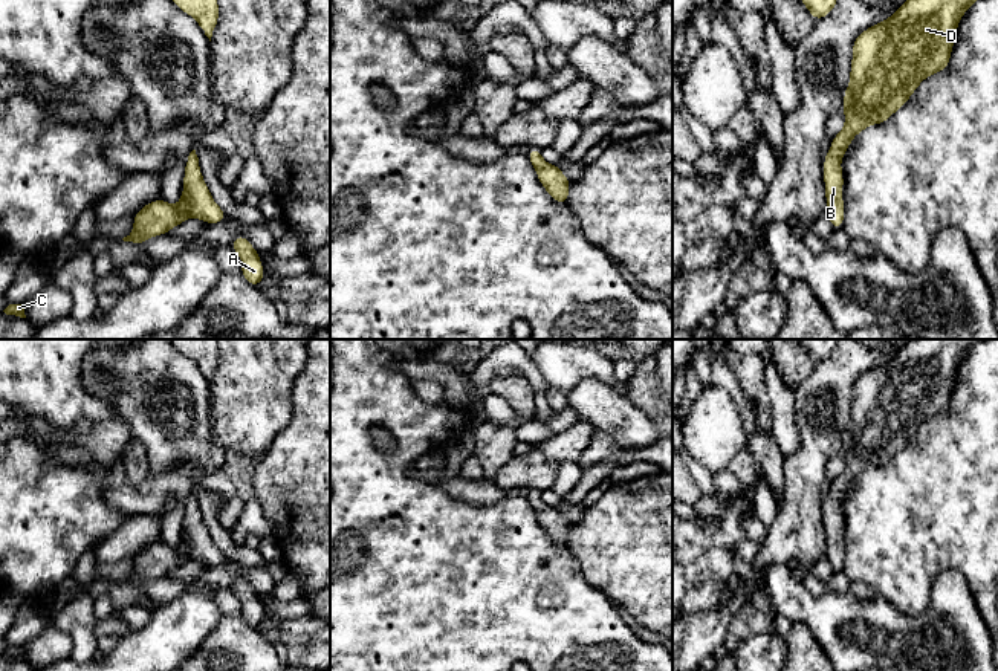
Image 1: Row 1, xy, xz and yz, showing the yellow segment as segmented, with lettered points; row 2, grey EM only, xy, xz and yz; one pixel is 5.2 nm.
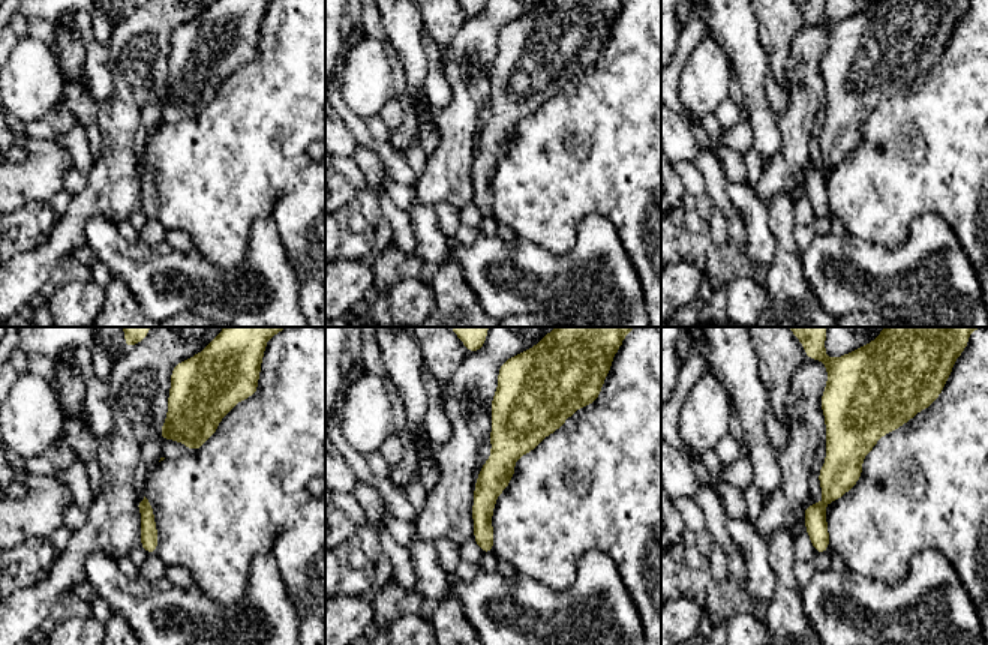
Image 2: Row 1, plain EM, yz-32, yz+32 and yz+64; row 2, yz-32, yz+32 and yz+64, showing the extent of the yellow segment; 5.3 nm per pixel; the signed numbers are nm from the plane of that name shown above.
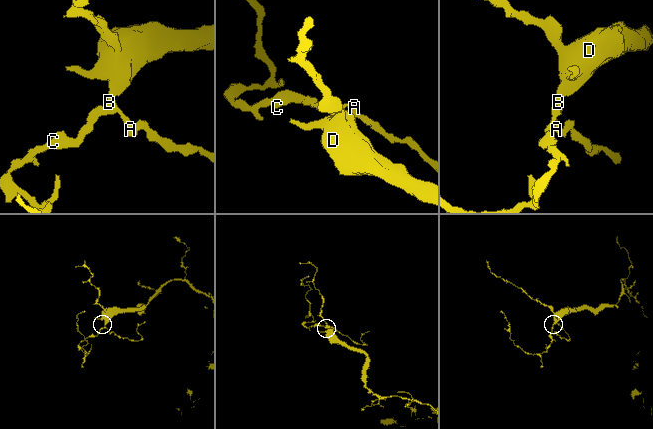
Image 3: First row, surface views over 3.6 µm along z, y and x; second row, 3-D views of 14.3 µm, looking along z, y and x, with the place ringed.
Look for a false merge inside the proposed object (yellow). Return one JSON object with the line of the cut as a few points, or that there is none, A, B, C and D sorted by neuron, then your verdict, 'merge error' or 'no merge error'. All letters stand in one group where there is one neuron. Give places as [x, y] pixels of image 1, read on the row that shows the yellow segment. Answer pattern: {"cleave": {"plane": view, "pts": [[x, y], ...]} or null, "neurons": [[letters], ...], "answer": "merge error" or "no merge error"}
{"cleave": null, "neurons": [["A", "B", "C", "D"]], "answer": "no merge error"}

